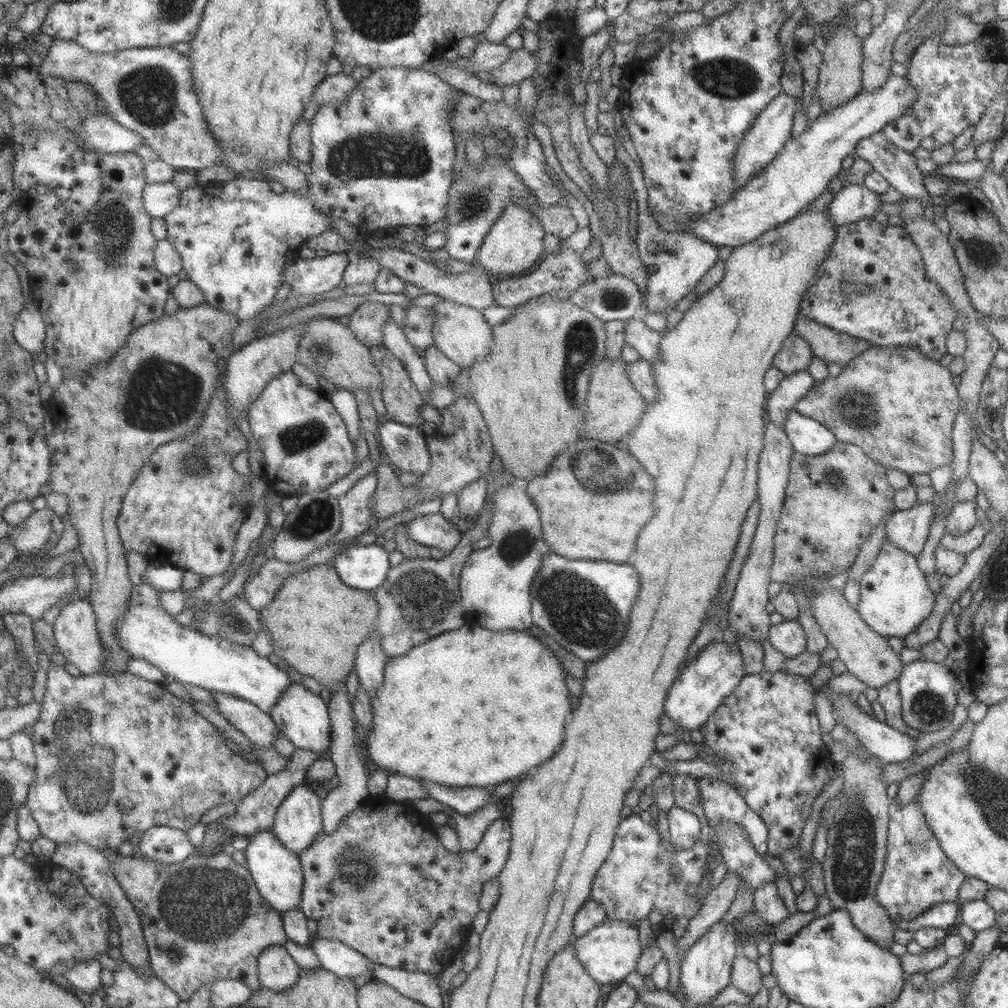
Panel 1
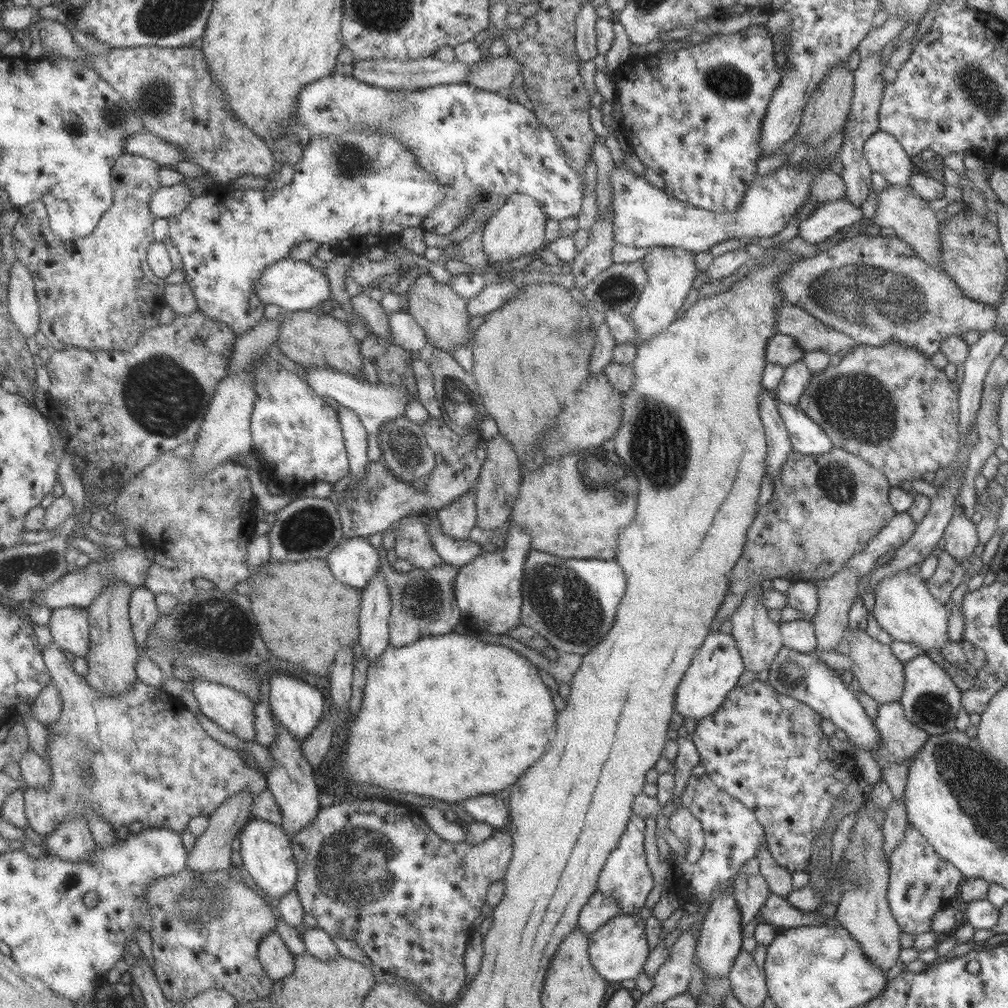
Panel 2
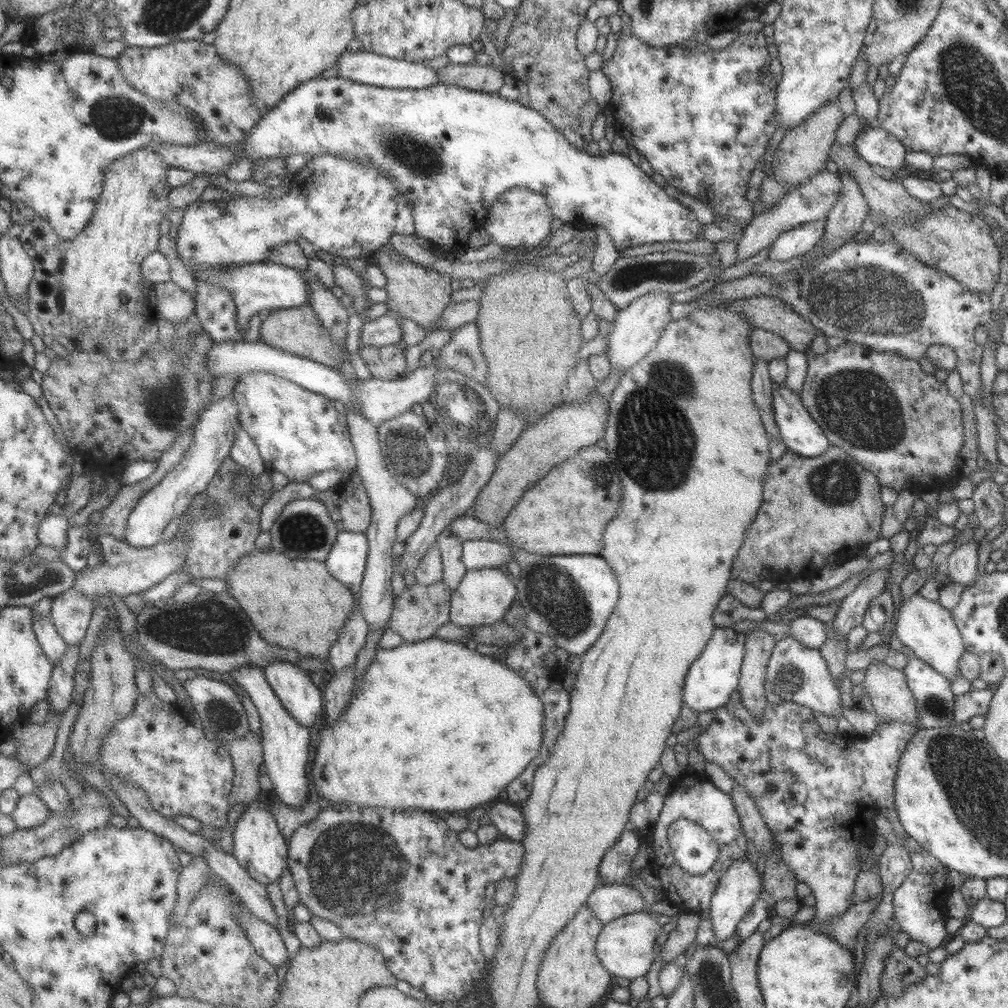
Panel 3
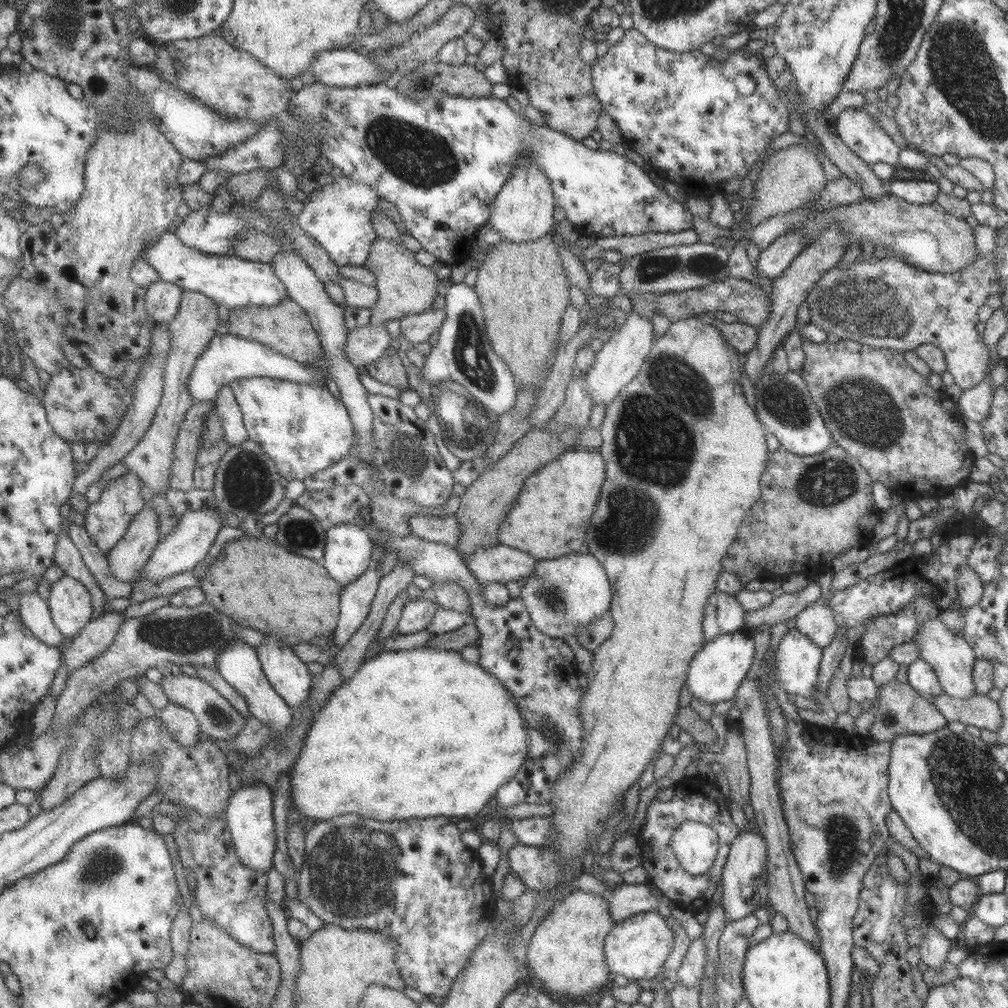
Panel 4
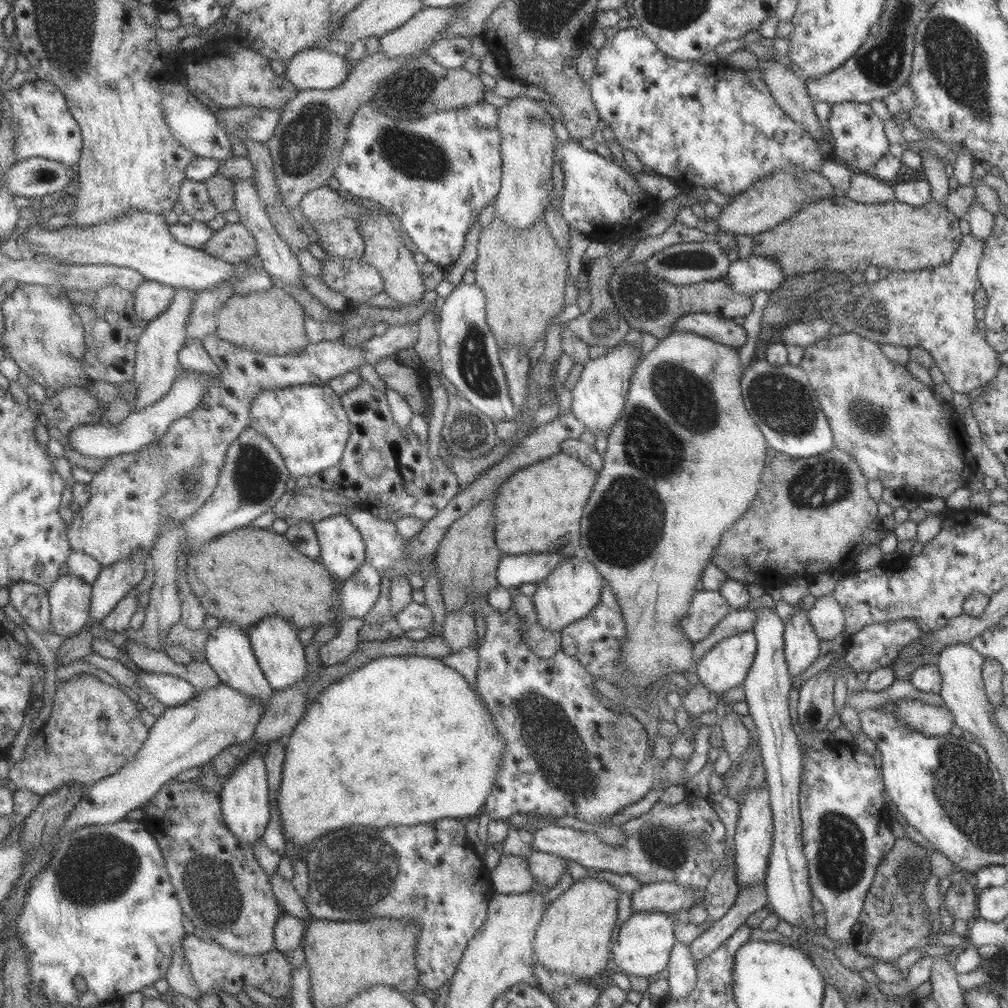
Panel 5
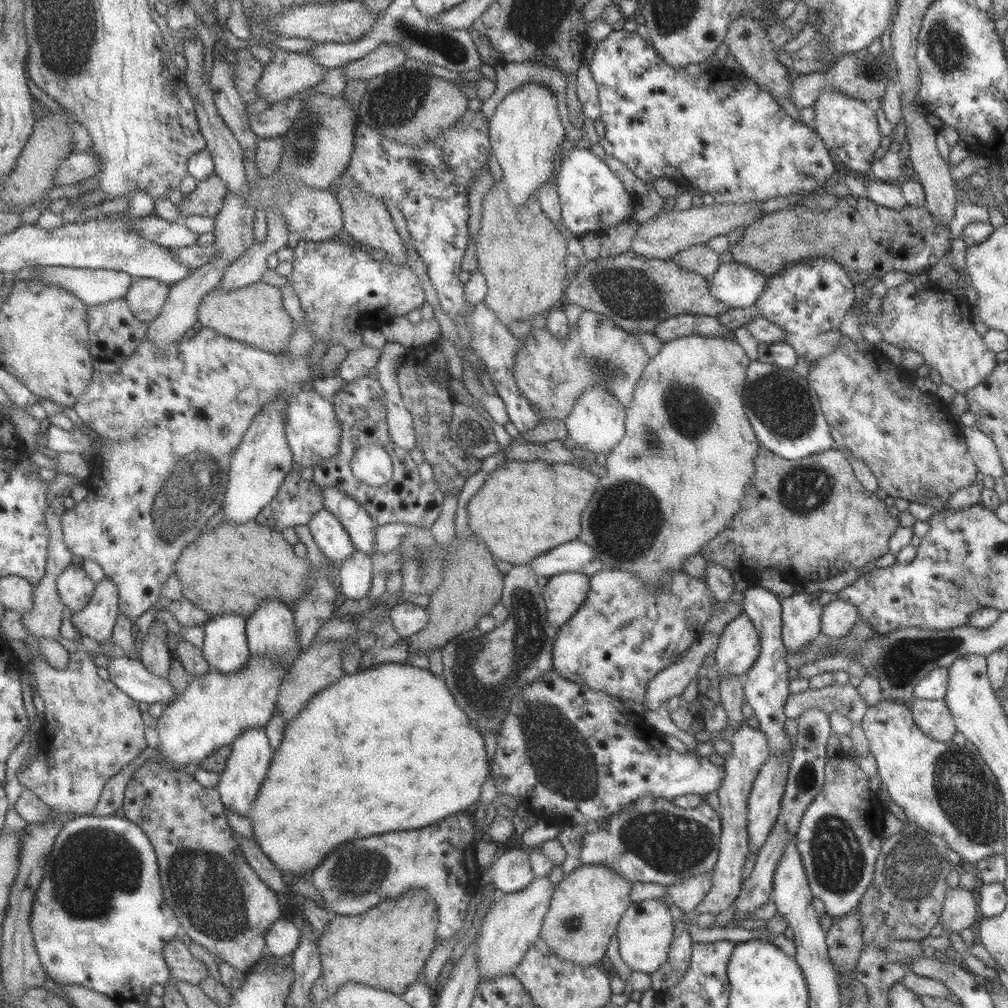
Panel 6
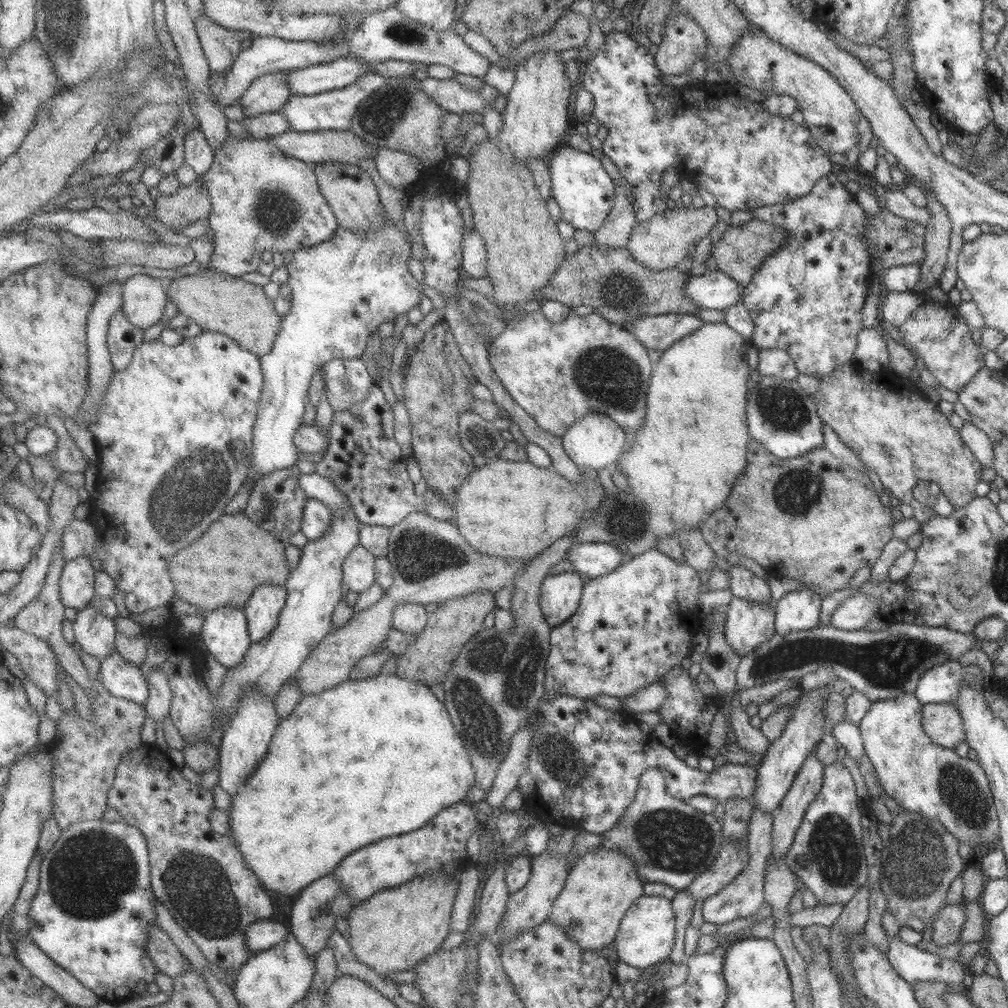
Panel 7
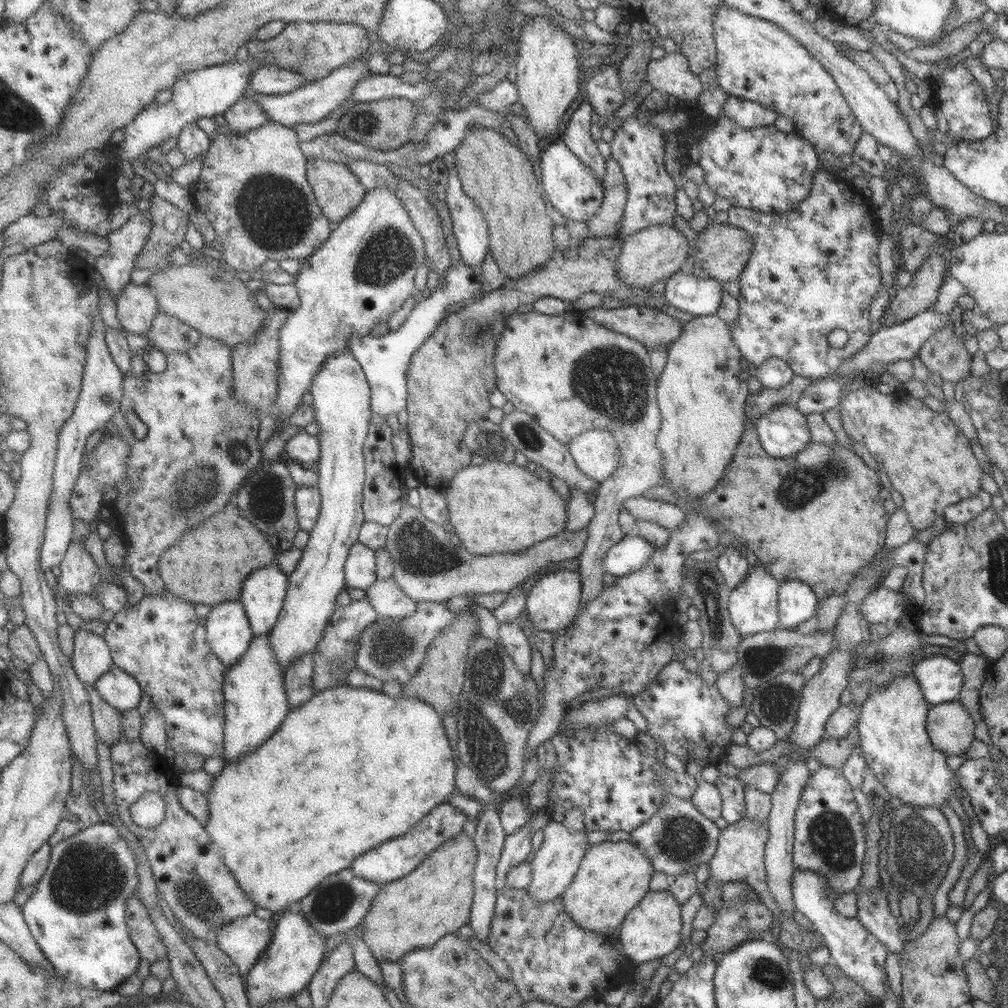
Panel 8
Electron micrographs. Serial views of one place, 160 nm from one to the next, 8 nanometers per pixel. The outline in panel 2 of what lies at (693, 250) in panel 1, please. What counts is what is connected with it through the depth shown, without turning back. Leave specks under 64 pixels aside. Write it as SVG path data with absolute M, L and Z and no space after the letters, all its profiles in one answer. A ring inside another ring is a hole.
M653 246L653 249L641 259L647 280L639 294L637 304L631 313L627 314L638 336L633 344L635 348L642 342L655 338L676 319L677 311L685 300L685 294L691 288L693 278L701 274L695 269L692 255L689 250L681 248Z

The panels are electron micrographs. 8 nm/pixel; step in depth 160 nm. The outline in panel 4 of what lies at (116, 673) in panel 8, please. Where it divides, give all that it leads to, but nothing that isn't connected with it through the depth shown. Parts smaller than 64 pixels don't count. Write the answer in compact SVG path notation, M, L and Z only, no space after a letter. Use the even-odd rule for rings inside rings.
M165 675L162 677L160 686L166 693L169 702L184 706L197 715L202 726L202 732L213 736L215 739L221 739L226 742L237 738L238 734L247 724L247 717L243 716L214 686L201 680L199 677L185 675Z

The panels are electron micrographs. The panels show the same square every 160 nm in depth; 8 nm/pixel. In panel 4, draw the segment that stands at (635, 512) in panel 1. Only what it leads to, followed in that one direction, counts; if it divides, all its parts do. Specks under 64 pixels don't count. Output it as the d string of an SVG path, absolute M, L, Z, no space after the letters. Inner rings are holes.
M574 447L562 452L551 462L545 463L539 470L523 479L523 488L519 491L515 506L499 526L498 543L526 552L537 560L555 559L565 554L587 554L583 532L585 532L585 524L589 522L603 479L604 460L598 447Z

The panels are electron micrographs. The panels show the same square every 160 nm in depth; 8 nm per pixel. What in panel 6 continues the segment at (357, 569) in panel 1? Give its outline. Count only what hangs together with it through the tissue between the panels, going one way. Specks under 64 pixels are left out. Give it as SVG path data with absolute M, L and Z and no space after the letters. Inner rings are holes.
M323 508L308 525L314 541L328 560L343 564L357 548L343 522Z

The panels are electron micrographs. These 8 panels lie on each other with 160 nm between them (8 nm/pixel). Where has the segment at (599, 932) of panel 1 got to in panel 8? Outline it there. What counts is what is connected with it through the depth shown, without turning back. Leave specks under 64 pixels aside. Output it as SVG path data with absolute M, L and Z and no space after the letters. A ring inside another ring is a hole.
M666 890L651 891L625 915L619 927L619 942L622 953L635 964L661 958L675 950L680 944L680 904Z

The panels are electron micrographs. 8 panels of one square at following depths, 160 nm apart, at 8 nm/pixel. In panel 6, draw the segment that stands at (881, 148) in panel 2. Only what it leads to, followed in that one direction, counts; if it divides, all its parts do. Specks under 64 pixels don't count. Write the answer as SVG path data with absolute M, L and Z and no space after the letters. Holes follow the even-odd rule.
M833 88L821 90L812 106L814 111L812 129L819 135L824 147L833 153L833 158L837 162L843 163L852 172L869 176L871 164L874 162L873 152L885 144L877 127L874 106L849 98Z

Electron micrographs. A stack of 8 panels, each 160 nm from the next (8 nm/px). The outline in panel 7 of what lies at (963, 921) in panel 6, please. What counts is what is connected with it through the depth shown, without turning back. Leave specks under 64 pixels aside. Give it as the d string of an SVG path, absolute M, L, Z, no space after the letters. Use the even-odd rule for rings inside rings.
M964 899L957 905L945 904L939 910L937 917L932 924L931 938L937 946L953 944L960 938L960 930L965 920L962 904Z

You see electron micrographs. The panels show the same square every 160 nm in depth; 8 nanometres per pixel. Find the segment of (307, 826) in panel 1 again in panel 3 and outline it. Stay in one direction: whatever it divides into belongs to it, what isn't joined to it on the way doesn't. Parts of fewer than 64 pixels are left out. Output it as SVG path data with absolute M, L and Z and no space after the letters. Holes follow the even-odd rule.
M249 663L230 672L230 676L242 687L257 705L262 718L262 737L264 742L265 760L264 764L268 774L275 784L275 792L278 798L286 805L300 807L309 798L309 786L312 778L309 779L309 746L311 746L311 732L303 726L283 704L282 699L274 691L271 683L267 680L266 670L258 664Z

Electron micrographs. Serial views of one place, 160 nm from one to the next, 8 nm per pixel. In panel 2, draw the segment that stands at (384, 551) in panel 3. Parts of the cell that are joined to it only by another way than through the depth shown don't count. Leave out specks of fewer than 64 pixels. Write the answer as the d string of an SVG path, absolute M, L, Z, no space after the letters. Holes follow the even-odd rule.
M379 569L379 574L363 589L360 610L360 646L364 656L370 660L370 666L390 644L391 605L390 590L385 584L382 570Z

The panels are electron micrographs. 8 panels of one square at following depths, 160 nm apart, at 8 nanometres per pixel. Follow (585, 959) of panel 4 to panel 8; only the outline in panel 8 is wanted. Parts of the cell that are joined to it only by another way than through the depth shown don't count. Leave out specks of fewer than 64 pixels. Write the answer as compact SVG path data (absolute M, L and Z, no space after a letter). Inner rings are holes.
M604 840L588 845L577 872L572 878L571 884L559 896L566 913L581 928L608 936L620 926L625 915L644 897L649 890L649 879L654 872L651 861L644 856L642 850L629 841Z

